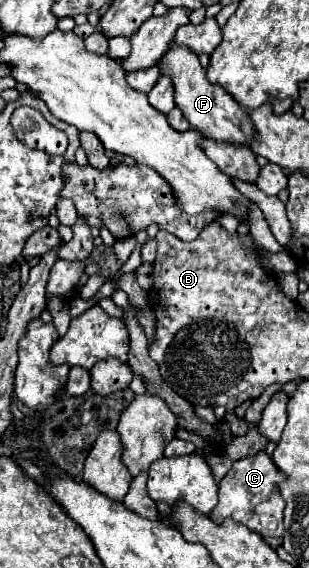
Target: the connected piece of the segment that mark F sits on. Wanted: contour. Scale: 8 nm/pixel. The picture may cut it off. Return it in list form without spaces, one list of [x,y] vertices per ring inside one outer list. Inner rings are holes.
[[[171,44],[169,52],[161,58],[159,64],[161,72],[169,74],[175,86],[175,104],[181,108],[183,116],[191,124],[191,128],[199,130],[205,138],[217,140],[217,142],[229,142],[229,144],[251,144],[257,138],[255,126],[247,114],[245,108],[241,108],[233,98],[217,84],[211,84],[205,76],[205,70],[199,64],[199,58],[193,50],[185,46]]]

